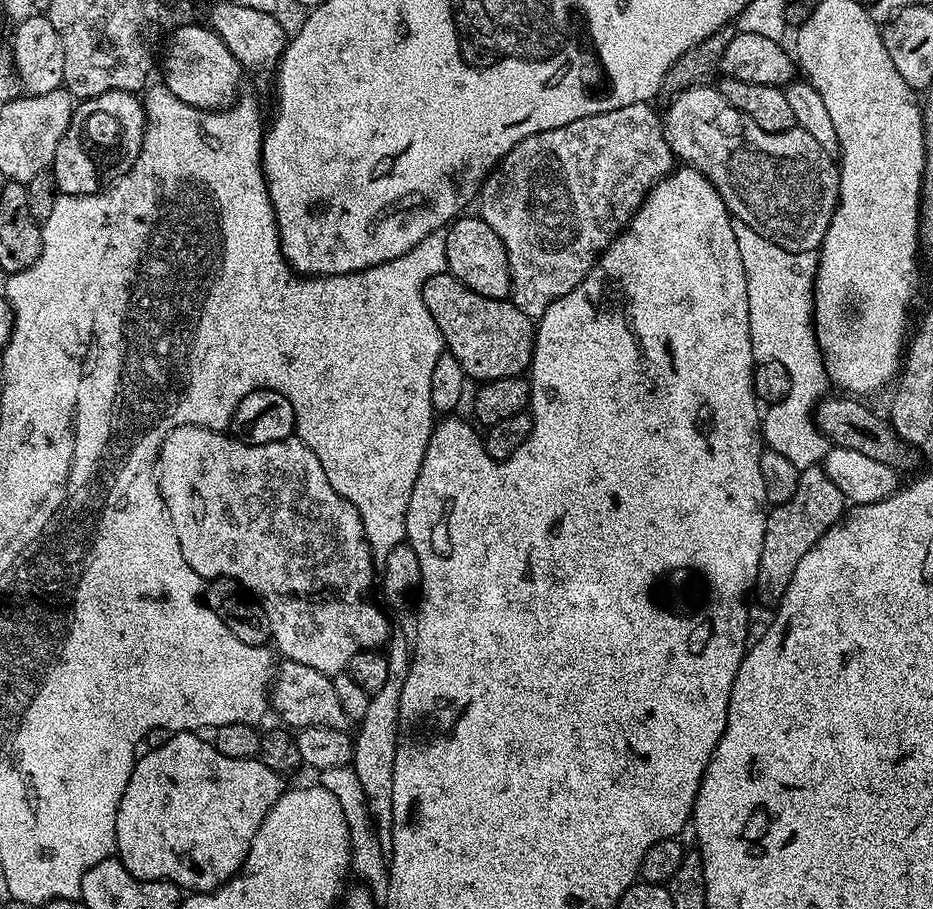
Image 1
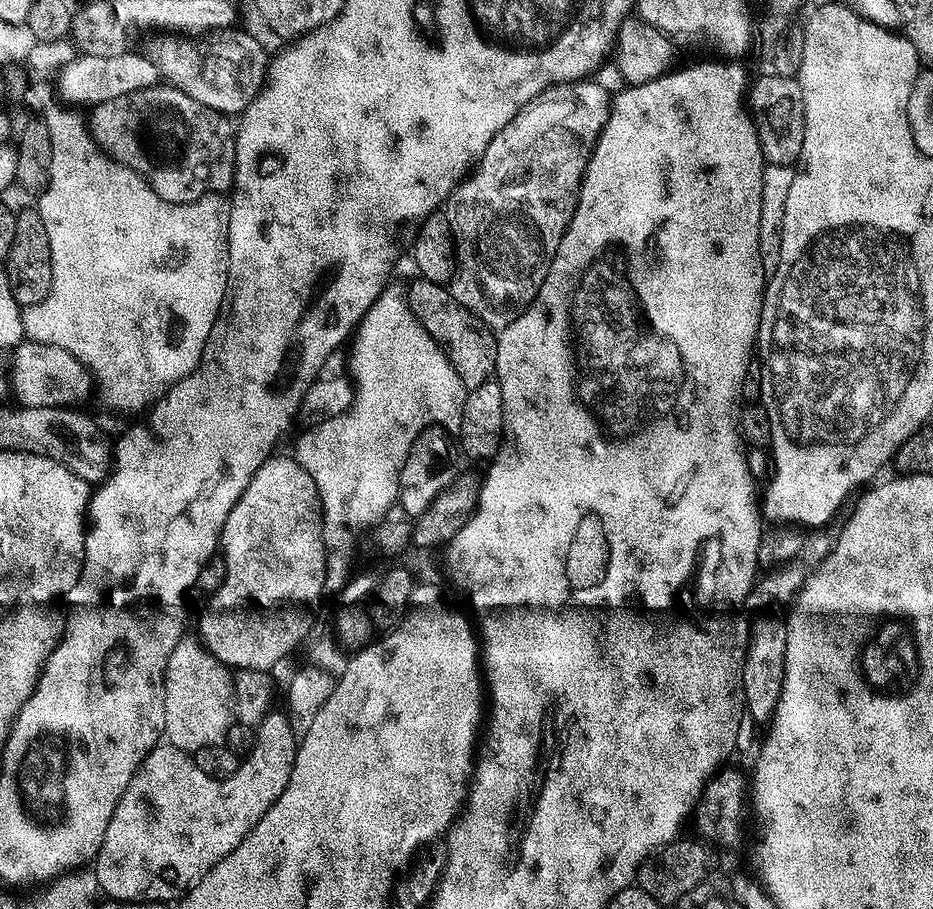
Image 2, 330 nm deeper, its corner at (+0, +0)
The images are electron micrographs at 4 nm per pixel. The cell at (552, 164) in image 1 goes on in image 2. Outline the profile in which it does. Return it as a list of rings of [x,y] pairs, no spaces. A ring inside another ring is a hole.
[[[585,78],[579,82],[573,82],[571,84],[557,84],[556,87],[548,88],[542,94],[535,96],[530,102],[526,102],[522,106],[522,110],[518,110],[518,114],[514,114],[514,118],[511,120],[511,122],[509,122],[509,124],[507,124],[507,126],[502,129],[501,132],[494,134],[494,138],[490,142],[490,146],[486,146],[486,150],[484,153],[482,153],[482,155],[480,155],[480,158],[476,161],[472,171],[469,172],[468,175],[465,176],[459,184],[457,184],[455,190],[450,193],[447,200],[445,200],[442,205],[442,215],[448,219],[448,231],[450,233],[450,239],[454,249],[454,267],[450,272],[450,291],[452,293],[452,297],[454,297],[455,300],[459,302],[463,308],[465,308],[465,310],[467,310],[467,312],[471,312],[472,315],[477,316],[478,319],[481,320],[489,330],[499,330],[501,328],[505,328],[506,326],[510,326],[510,322],[515,320],[516,317],[519,316],[520,313],[523,312],[529,304],[531,304],[532,299],[538,294],[538,290],[542,286],[542,282],[550,270],[552,260],[554,257],[556,257],[558,242],[562,242],[562,234],[567,230],[568,223],[572,217],[572,211],[576,208],[576,195],[578,195],[580,192],[580,179],[584,177],[584,167],[588,164],[588,157],[590,155],[588,147],[595,144],[596,137],[600,135],[600,131],[604,128],[604,121],[608,118],[608,109],[610,107],[610,92],[607,92],[607,90],[604,89],[602,85],[595,84],[594,81],[595,79]]]

